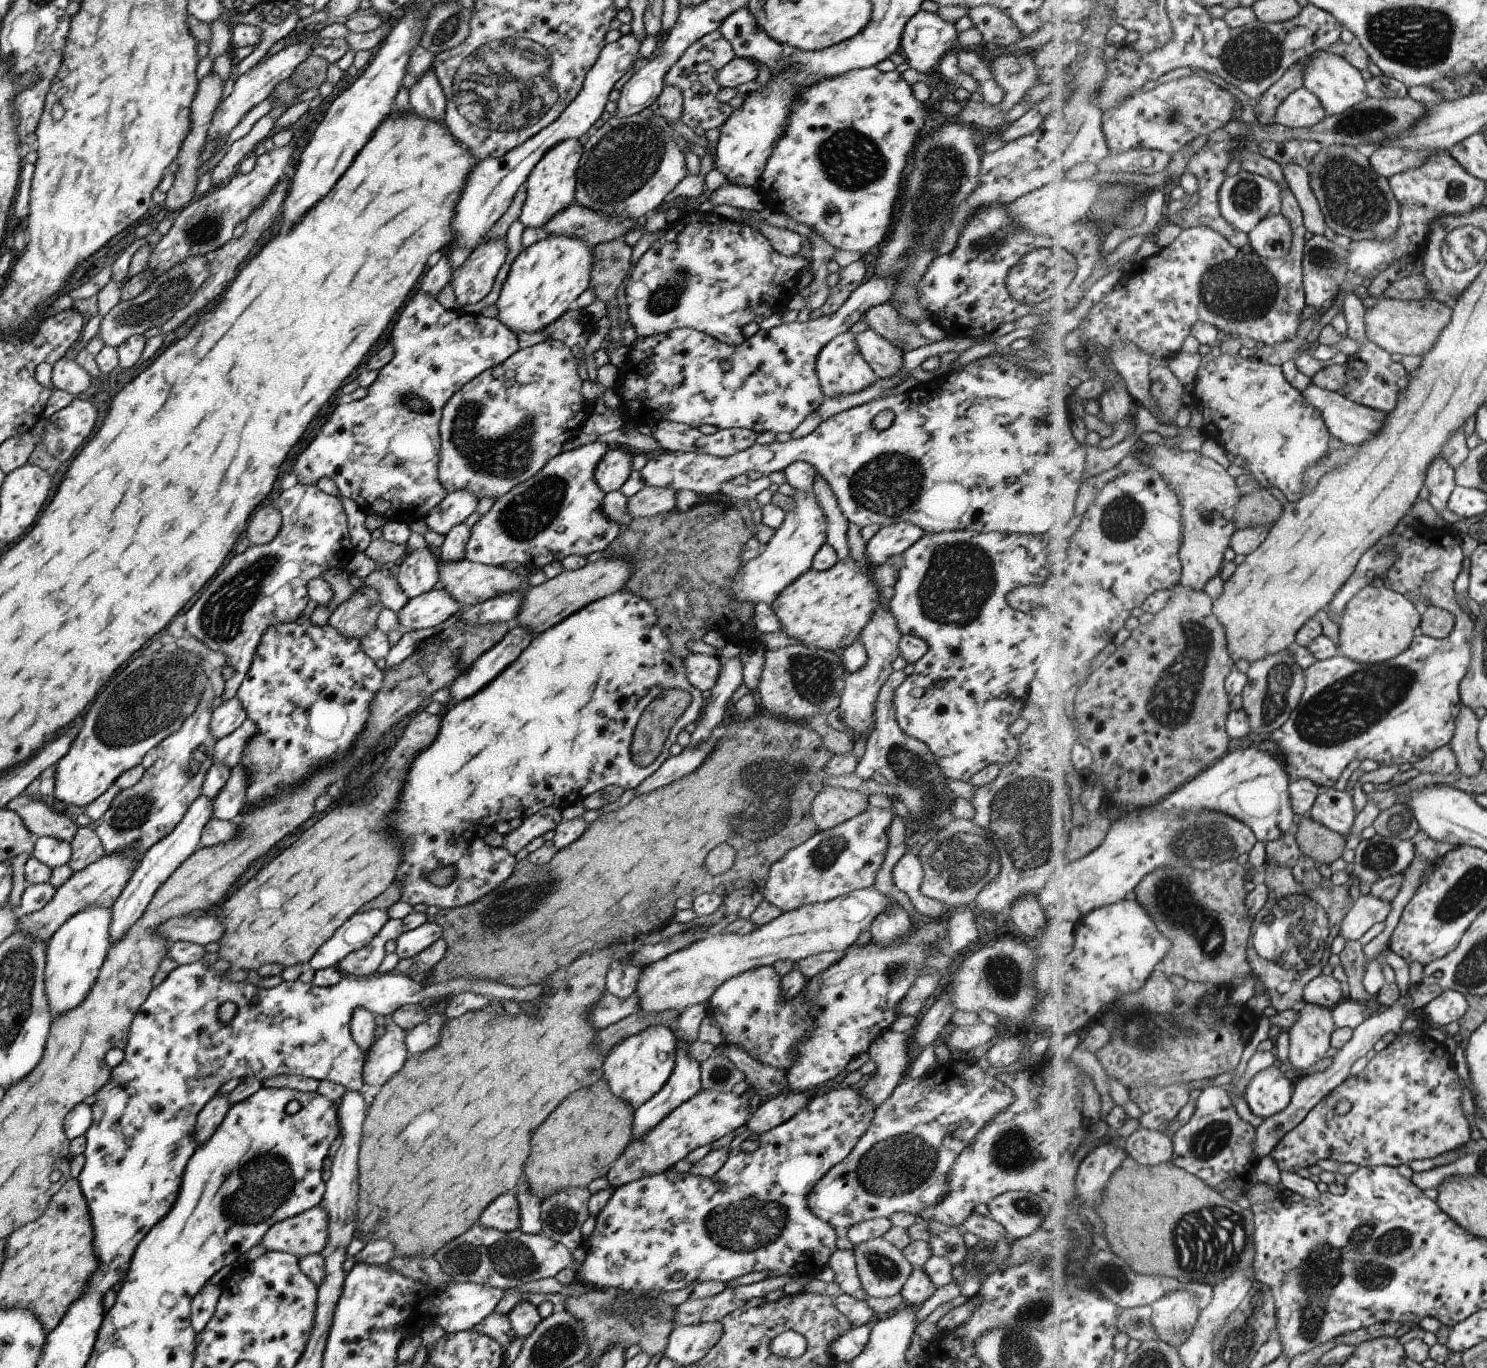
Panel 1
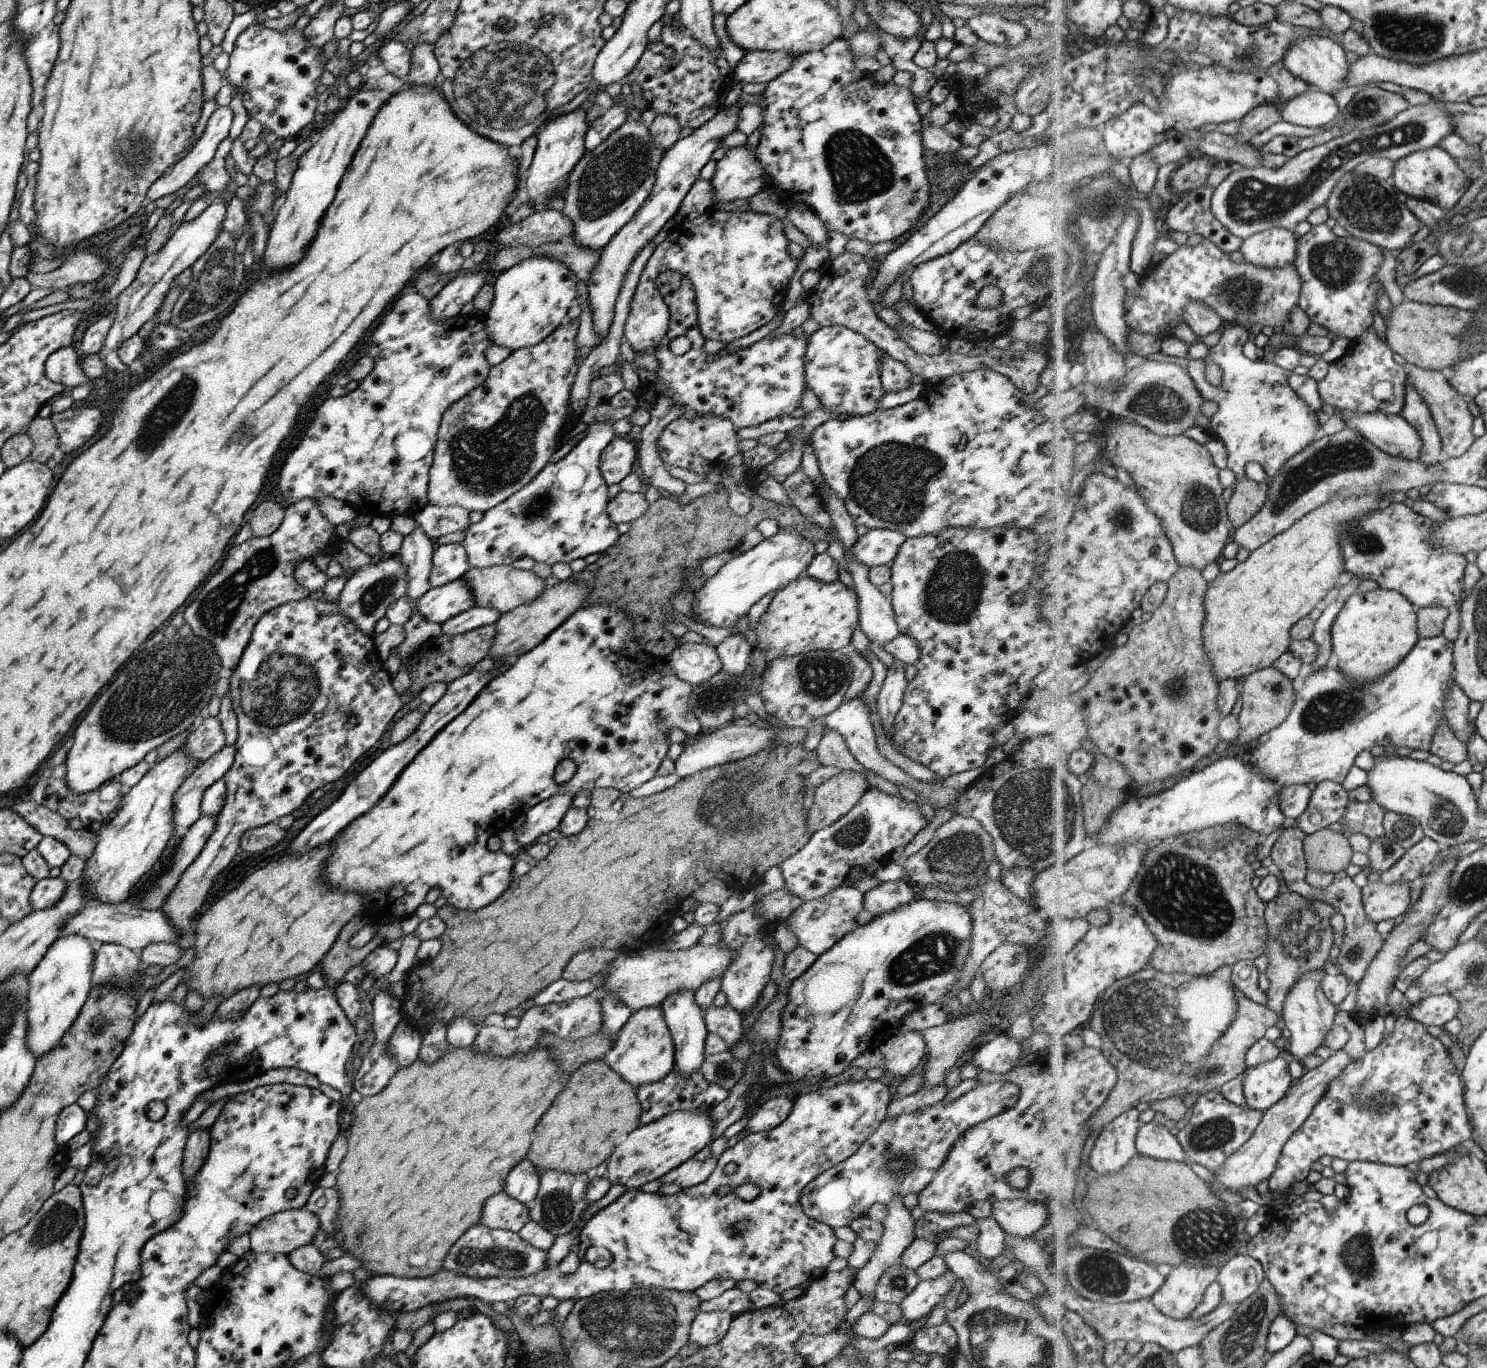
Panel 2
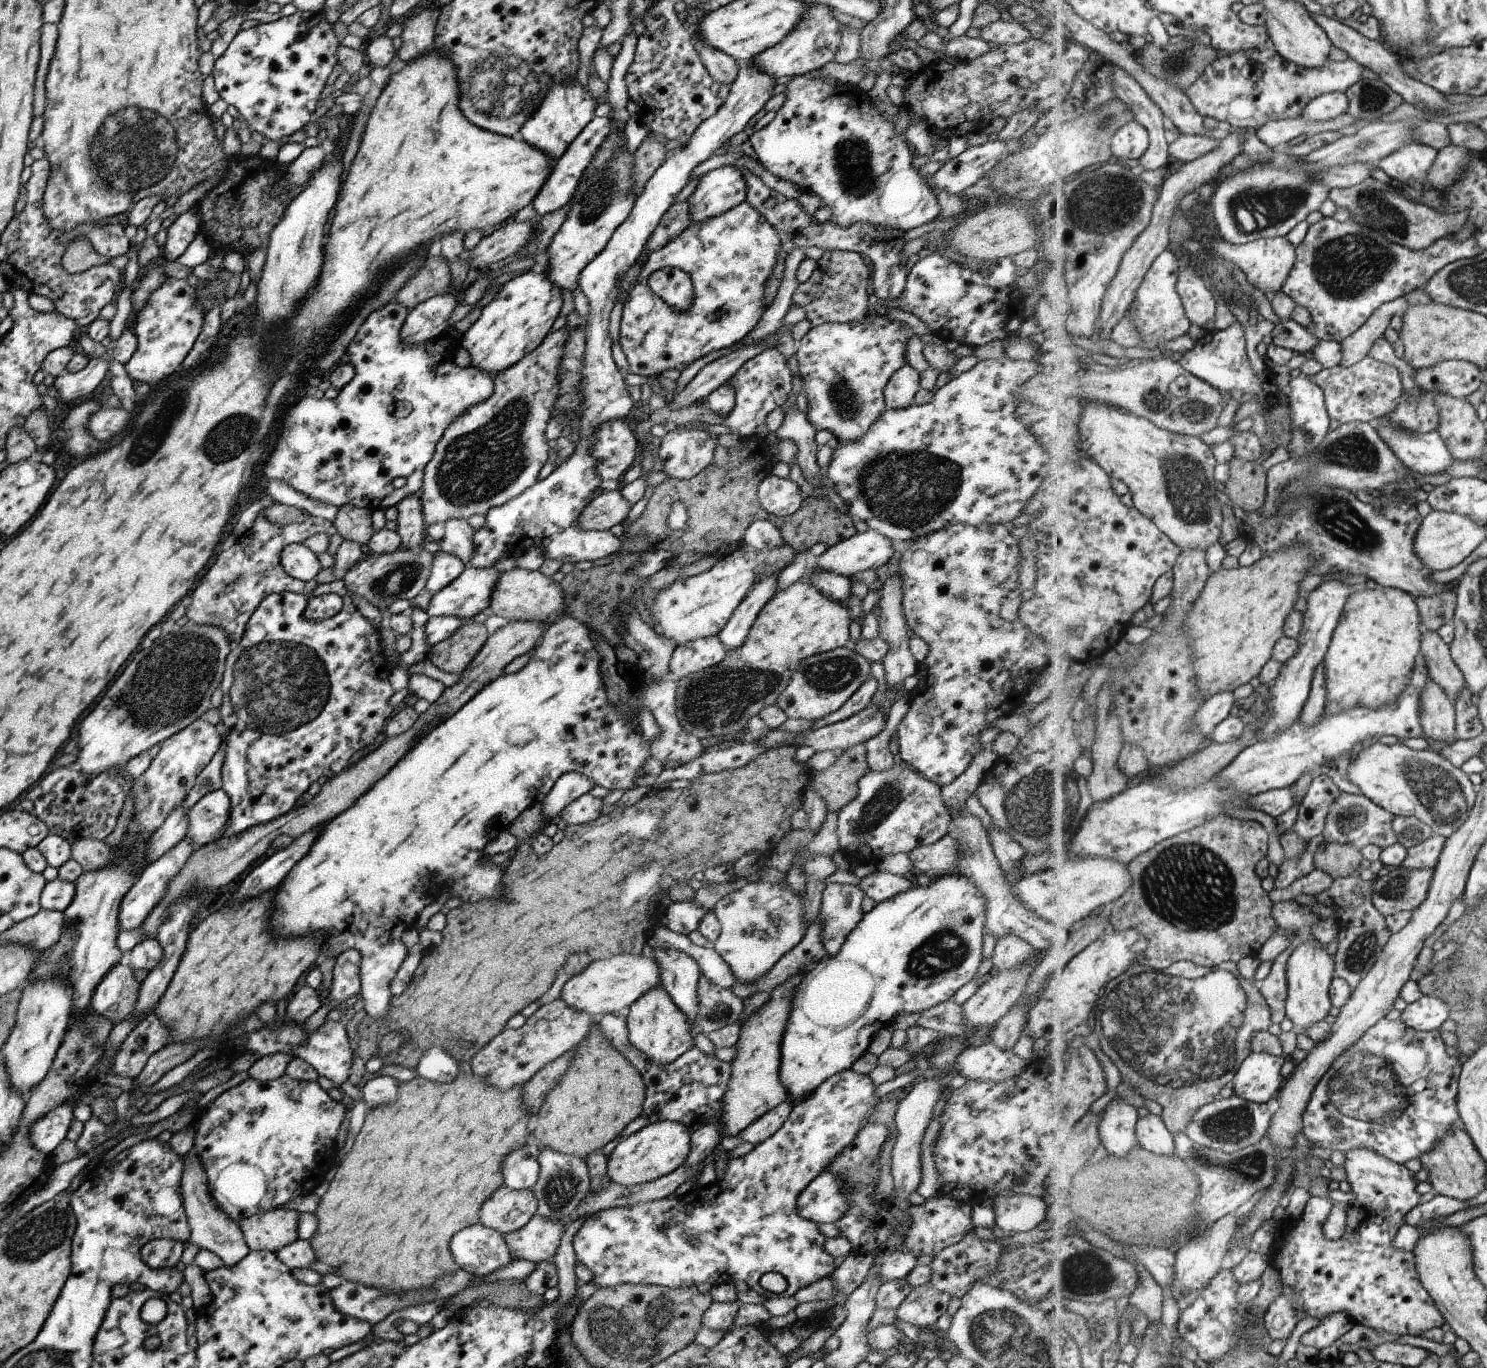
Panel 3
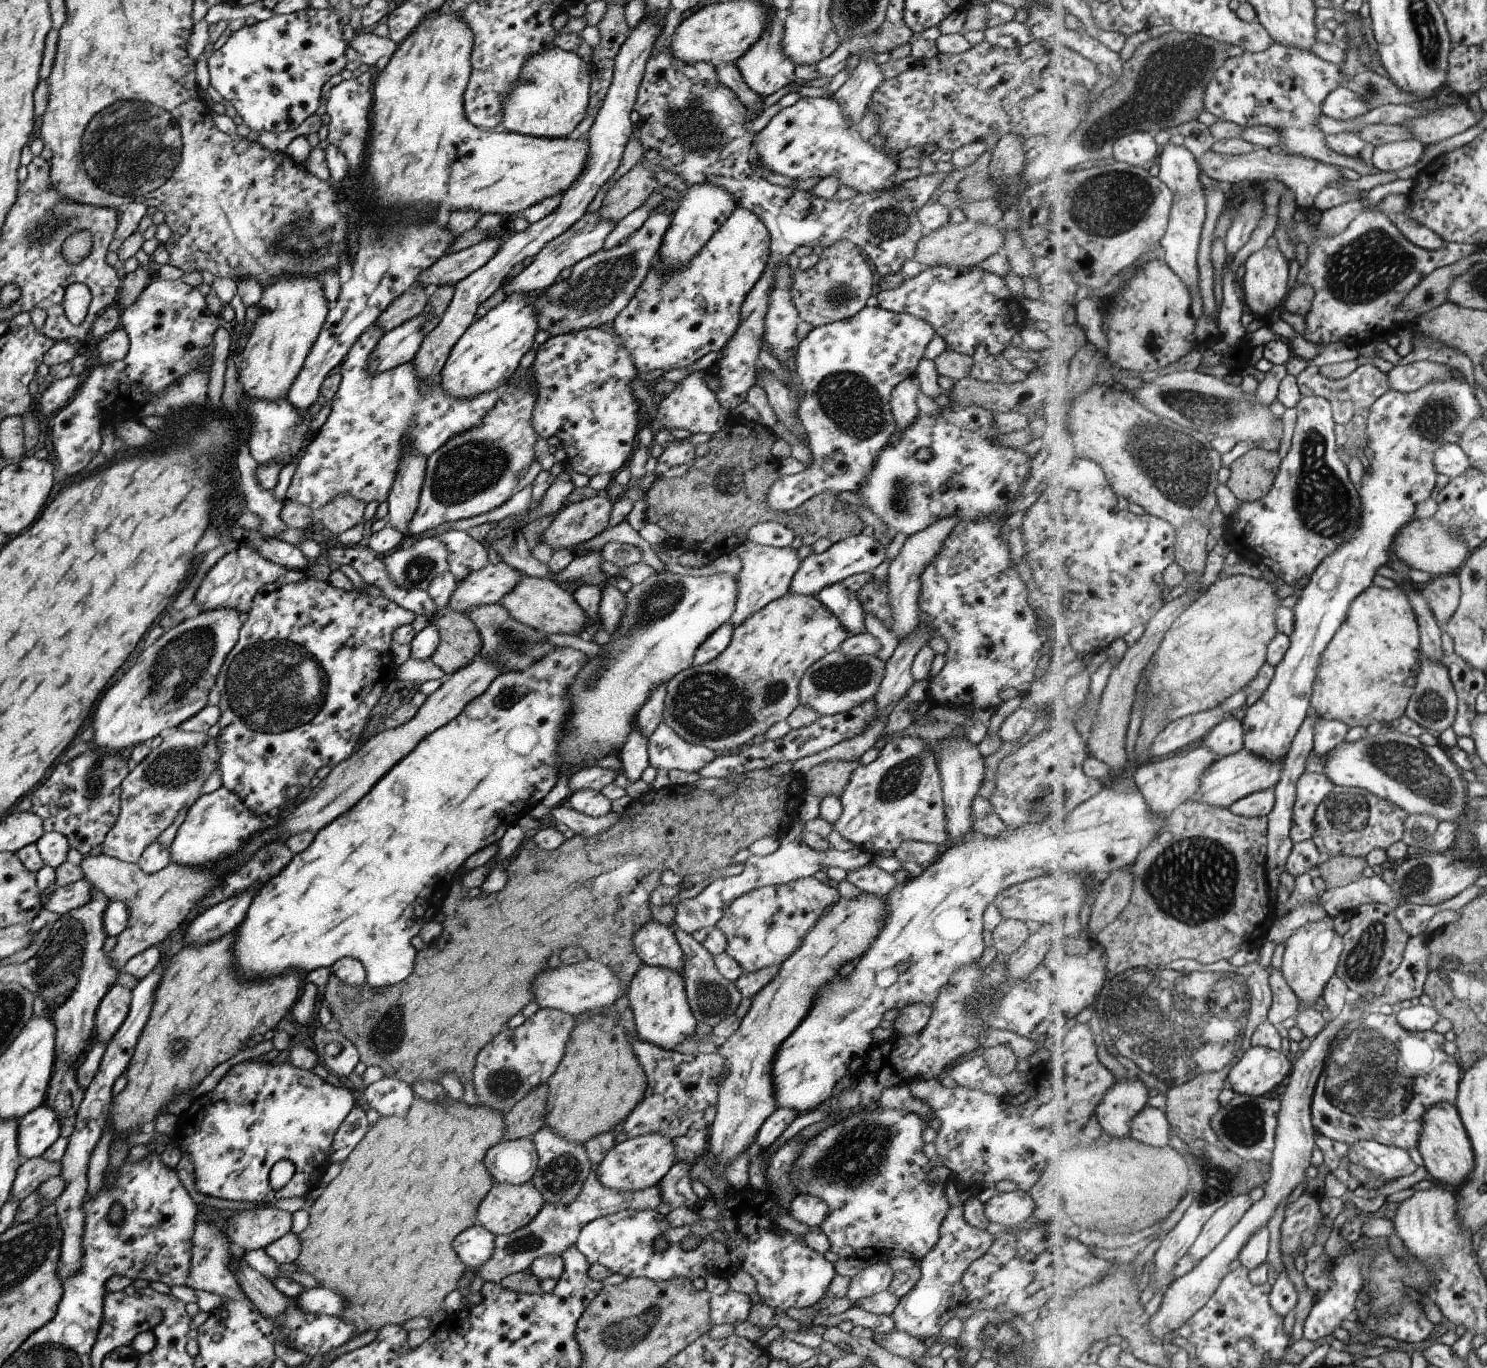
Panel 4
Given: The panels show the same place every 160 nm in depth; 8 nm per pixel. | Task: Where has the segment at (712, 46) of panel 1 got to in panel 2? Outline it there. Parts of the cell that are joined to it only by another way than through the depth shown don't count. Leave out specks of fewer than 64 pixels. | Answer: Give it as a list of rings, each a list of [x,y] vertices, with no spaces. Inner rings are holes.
[[[667,21],[659,32],[659,40],[648,42],[638,64],[633,66],[624,81],[627,85],[639,84],[646,107],[651,108],[655,115],[669,114],[677,118],[680,128],[696,130],[724,106],[732,77],[721,49],[709,50],[701,46],[688,32],[673,30]]]

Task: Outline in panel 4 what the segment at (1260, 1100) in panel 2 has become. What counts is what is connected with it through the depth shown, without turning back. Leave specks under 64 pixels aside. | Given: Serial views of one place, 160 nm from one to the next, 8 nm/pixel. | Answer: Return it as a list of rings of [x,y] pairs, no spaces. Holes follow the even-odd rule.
[[[1256,1046],[1245,1051],[1241,1060],[1229,1071],[1227,1087],[1241,1094],[1253,1096],[1263,1096],[1271,1094],[1273,1090],[1288,1080],[1292,1073],[1291,1056],[1285,1056],[1280,1051],[1269,1048]]]

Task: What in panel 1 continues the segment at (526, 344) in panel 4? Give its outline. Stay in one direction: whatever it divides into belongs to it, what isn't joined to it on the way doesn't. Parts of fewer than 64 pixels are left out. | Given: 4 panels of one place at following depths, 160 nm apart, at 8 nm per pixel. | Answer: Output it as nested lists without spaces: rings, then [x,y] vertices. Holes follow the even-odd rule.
[[[547,236],[519,252],[511,262],[495,308],[501,324],[513,334],[541,331],[555,322],[589,286],[591,246],[569,236]]]

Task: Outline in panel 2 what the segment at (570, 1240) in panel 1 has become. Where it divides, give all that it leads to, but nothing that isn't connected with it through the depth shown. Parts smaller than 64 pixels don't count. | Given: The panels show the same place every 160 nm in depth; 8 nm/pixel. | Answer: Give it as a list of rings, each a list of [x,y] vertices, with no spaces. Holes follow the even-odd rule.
[[[545,1169],[538,1175],[538,1189],[527,1204],[530,1220],[548,1230],[554,1237],[567,1235],[579,1221],[586,1204],[586,1188],[590,1174],[568,1173]]]

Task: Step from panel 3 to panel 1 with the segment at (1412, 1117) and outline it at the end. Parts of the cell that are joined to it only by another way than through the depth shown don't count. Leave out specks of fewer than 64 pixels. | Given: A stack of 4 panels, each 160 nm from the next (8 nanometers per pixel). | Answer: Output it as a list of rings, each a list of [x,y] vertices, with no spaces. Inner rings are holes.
[[[1427,1035],[1415,1038],[1415,1036],[1401,1036],[1401,1038],[1395,1039],[1390,1045],[1387,1045],[1382,1051],[1377,1054],[1368,1062],[1368,1065],[1357,1075],[1347,1078],[1343,1084],[1340,1085],[1329,1097],[1326,1097],[1320,1104],[1317,1104],[1309,1114],[1307,1118],[1297,1126],[1294,1130],[1291,1130],[1284,1138],[1279,1142],[1279,1145],[1271,1152],[1270,1157],[1277,1164],[1279,1170],[1288,1172],[1299,1172],[1301,1168],[1311,1168],[1313,1165],[1317,1165],[1319,1160],[1334,1159],[1339,1163],[1353,1163],[1357,1167],[1377,1167],[1377,1166],[1391,1166],[1398,1167],[1406,1165],[1407,1162],[1413,1162],[1414,1160],[1427,1160],[1441,1156],[1445,1152],[1451,1151],[1464,1151],[1471,1139],[1471,1124],[1463,1112],[1463,1104],[1461,1104],[1461,1076],[1457,1074],[1455,1068],[1455,1061],[1452,1053],[1447,1050],[1446,1046],[1441,1043],[1436,1043],[1435,1040],[1430,1039]],[[1340,1100],[1349,1100],[1351,1103],[1351,1109],[1344,1116],[1335,1114],[1335,1106]]]

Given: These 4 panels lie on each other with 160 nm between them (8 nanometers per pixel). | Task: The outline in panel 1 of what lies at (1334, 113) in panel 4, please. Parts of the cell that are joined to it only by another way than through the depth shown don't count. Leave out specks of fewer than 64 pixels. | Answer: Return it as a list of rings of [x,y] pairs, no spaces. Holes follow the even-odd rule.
[[[1302,87],[1281,102],[1281,106],[1277,108],[1275,123],[1286,127],[1311,128],[1327,116],[1328,112],[1321,100],[1312,91]]]

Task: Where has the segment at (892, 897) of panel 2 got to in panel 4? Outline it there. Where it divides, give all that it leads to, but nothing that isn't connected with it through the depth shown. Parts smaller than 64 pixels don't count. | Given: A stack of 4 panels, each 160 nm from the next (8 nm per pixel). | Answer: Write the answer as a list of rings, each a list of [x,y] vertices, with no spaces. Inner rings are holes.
[[[873,861],[853,872],[846,872],[845,880],[859,888],[861,892],[873,894],[877,898],[888,896],[898,887],[892,874],[881,870]]]

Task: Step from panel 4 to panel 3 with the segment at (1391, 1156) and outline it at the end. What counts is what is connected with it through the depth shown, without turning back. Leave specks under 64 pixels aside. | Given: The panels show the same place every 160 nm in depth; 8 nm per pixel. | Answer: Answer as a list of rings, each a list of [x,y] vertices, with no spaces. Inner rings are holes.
[[[1369,1148],[1344,1153],[1342,1166],[1345,1181],[1357,1196],[1357,1205],[1348,1210],[1345,1236],[1327,1238],[1324,1227],[1331,1214],[1332,1201],[1311,1197],[1298,1220],[1283,1220],[1279,1229],[1281,1234],[1288,1235],[1280,1236],[1282,1242],[1274,1240],[1271,1245],[1283,1282],[1293,1289],[1299,1307],[1307,1316],[1319,1321],[1345,1312],[1359,1325],[1400,1337],[1421,1337],[1427,1330],[1441,1328],[1445,1318],[1421,1282],[1415,1252],[1393,1247],[1399,1228],[1405,1224],[1405,1214],[1421,1200],[1415,1172]]]

